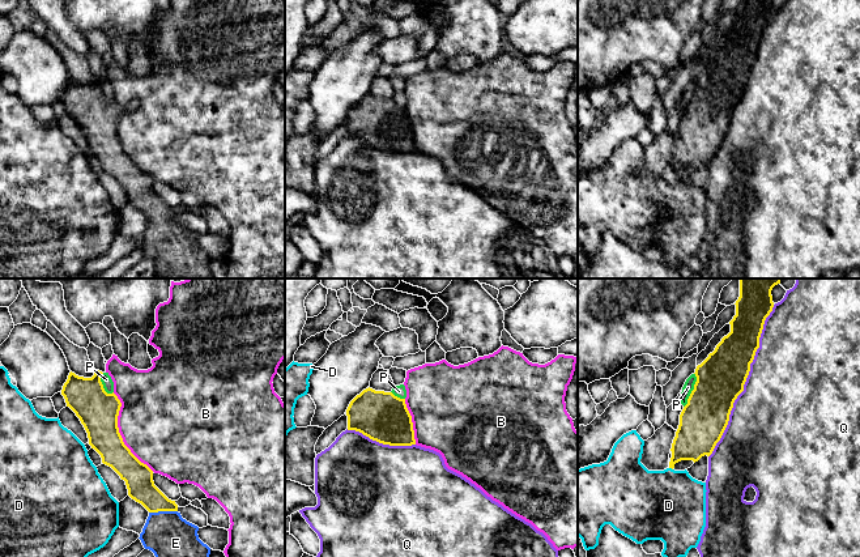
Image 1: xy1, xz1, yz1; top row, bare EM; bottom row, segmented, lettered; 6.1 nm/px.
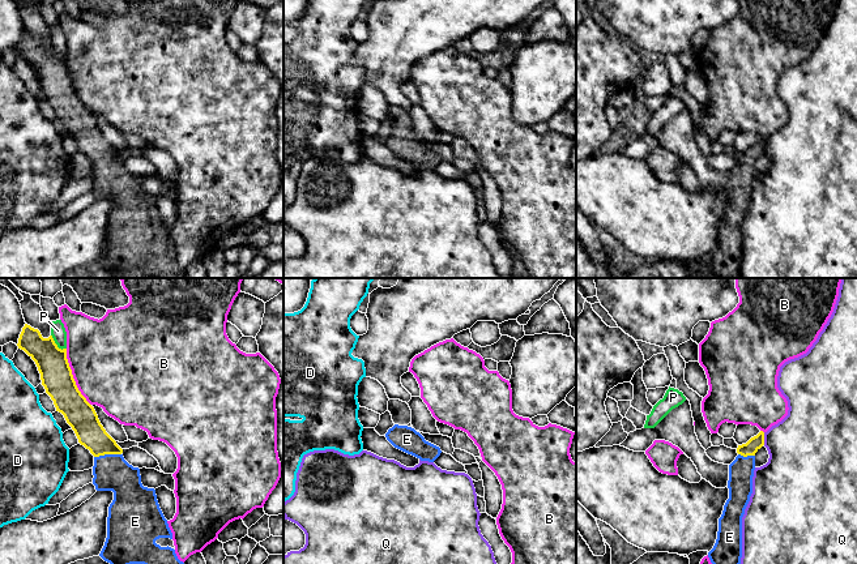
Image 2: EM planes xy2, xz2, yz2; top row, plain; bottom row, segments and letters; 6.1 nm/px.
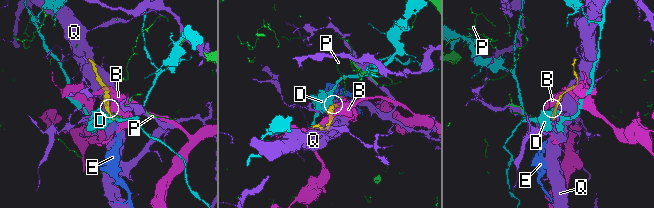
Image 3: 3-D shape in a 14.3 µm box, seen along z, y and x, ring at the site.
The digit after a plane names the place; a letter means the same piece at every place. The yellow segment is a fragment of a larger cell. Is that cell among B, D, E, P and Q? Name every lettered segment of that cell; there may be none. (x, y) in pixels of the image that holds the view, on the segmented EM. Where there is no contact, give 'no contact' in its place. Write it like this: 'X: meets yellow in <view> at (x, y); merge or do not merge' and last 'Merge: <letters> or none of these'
B: meets yellow in xy1 at (119, 433); do not merge
D: meets yellow in yz1 at (671, 467); do not merge
E: meets yellow in xy1 at (162, 510); merge
P: meets yellow in yz1 at (693, 390); do not merge
Q: meets yellow in yz1 at (745, 381); do not merge
Merge: E

